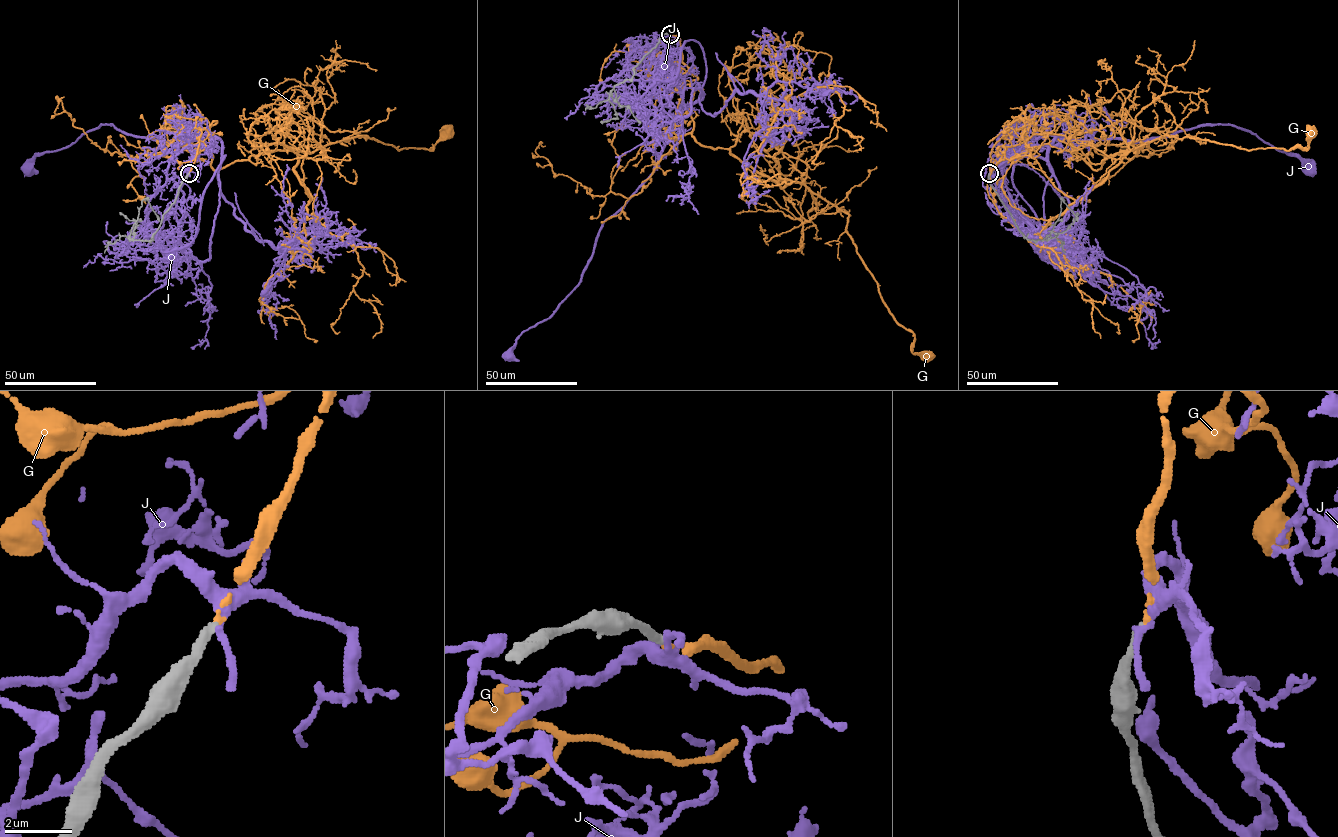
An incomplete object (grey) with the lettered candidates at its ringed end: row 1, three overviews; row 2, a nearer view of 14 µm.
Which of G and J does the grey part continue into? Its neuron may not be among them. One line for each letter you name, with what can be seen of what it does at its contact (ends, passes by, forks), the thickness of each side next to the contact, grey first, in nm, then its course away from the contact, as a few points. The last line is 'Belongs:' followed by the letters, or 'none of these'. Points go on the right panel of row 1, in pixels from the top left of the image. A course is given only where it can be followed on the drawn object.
G: it ends; calibres 280 and 150 nm; course (989, 173), (993, 146), (1031, 121), (1096, 170), (1109, 155), (1165, 135), (1289, 150), (1308, 148), (1311, 133)
Belongs: G

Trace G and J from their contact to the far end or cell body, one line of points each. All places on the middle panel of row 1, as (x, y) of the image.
G: (670, 34), (697, 78), (696, 141), (846, 211), (880, 298), (913, 333), (912, 352), (927, 356)
J: (670, 34), (648, 44), (684, 82), (682, 106), (655, 171), (604, 222), (580, 283), (518, 337), (509, 356)

